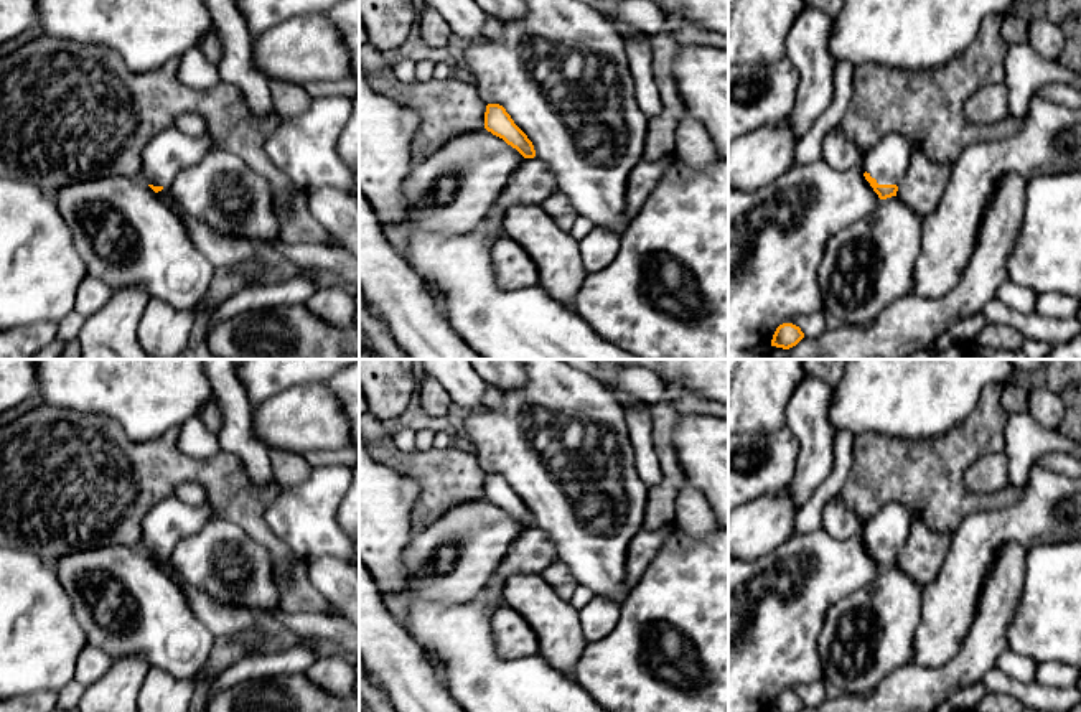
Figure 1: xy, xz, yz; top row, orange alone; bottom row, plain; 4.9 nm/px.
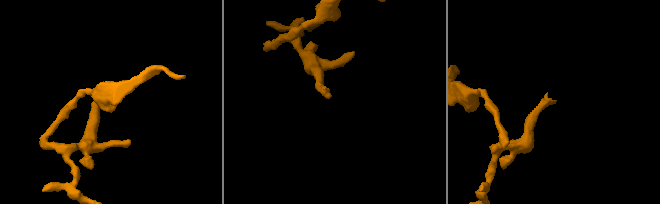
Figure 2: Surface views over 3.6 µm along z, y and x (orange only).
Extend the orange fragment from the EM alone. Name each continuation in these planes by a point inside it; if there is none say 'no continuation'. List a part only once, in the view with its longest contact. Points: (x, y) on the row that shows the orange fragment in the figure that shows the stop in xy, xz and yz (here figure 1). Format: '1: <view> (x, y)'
1: yz (887, 162)

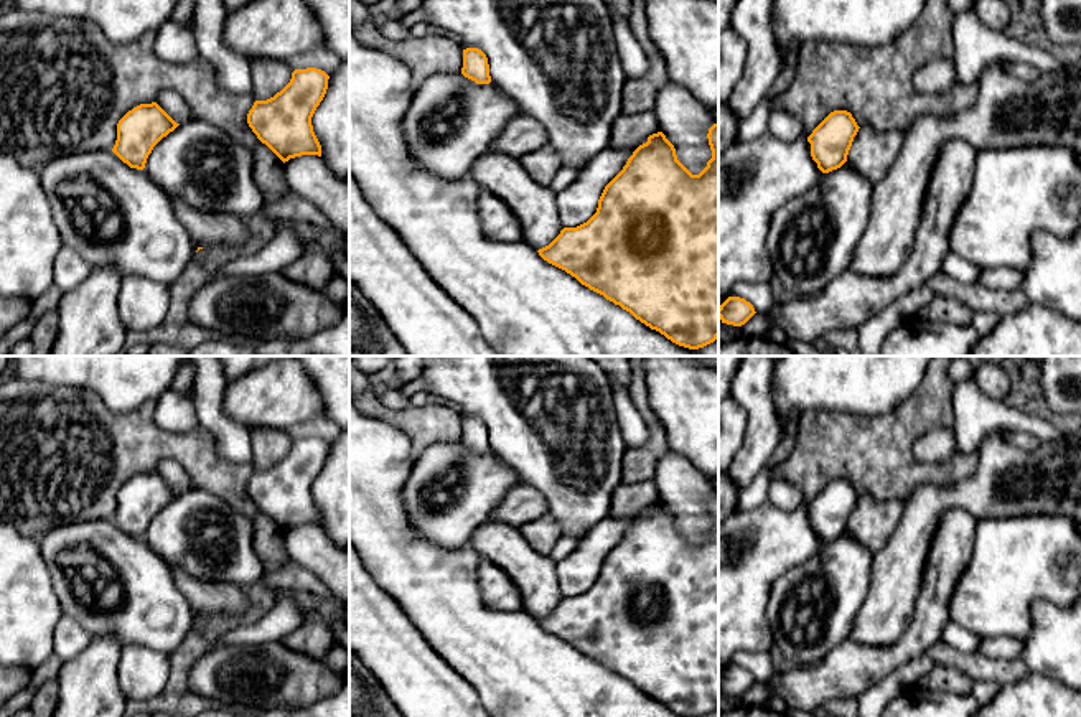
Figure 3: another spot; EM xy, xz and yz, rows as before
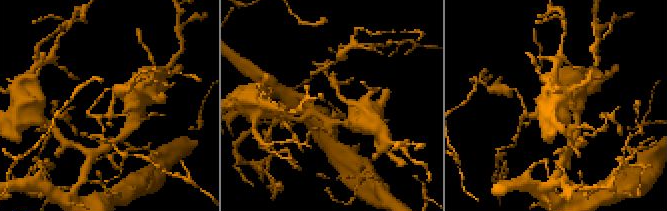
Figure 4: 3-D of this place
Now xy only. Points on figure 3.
no continuation

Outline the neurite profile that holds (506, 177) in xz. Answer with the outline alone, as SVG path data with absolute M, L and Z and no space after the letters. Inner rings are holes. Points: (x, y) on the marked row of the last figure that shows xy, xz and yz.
M486 152L473 162L468 175L509 206L522 226L522 241L536 251L549 246L564 229L555 193L529 175L524 160Z

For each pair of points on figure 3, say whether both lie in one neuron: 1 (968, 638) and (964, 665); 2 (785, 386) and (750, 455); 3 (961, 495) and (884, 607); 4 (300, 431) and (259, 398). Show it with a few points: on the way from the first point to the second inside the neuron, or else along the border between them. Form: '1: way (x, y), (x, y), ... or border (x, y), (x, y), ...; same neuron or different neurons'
1: border (940, 640), (961, 651), (976, 653); different neurons
2: border (773, 373), (773, 407), (780, 419); different neurons
3: way (930, 515), (917, 528), (897, 569), (897, 576); same neuron
4: border (322, 414), (295, 422), (287, 431); different neurons

